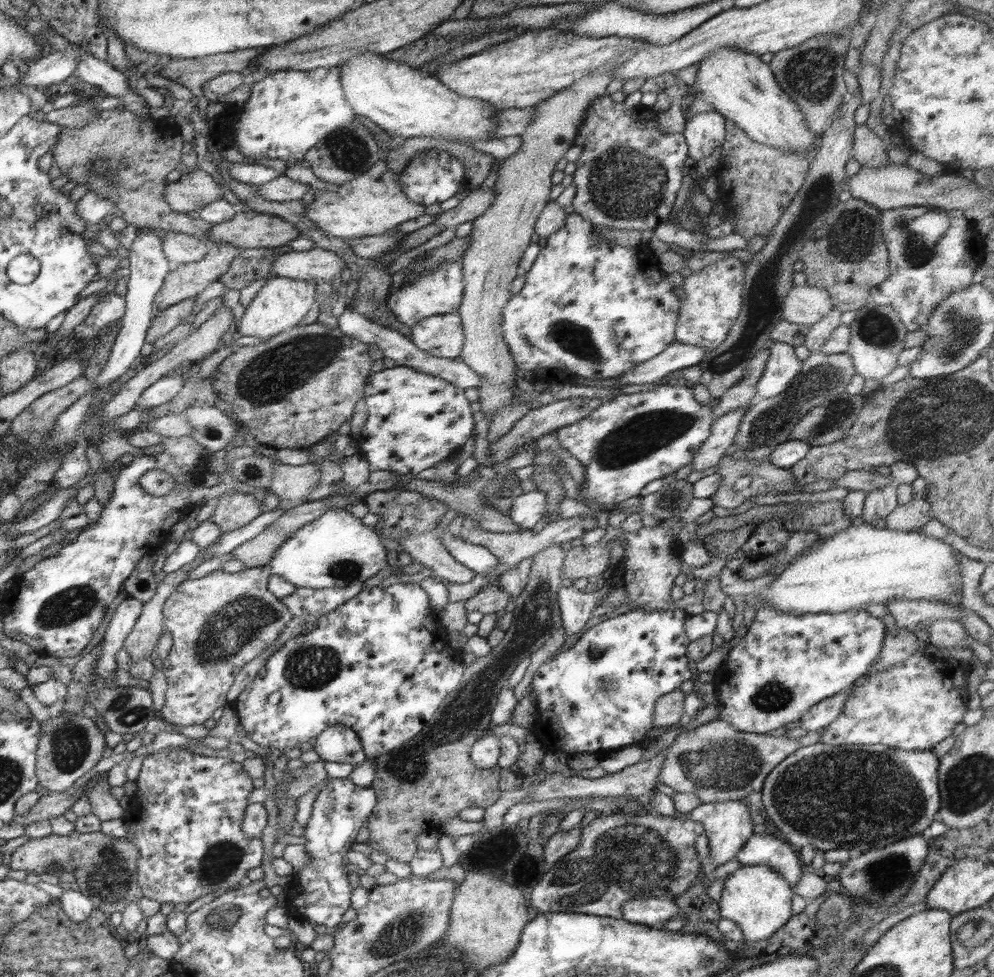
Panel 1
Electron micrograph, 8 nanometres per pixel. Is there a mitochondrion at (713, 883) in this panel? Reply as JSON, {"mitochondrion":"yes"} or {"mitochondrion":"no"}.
{"mitochondrion":"no"}

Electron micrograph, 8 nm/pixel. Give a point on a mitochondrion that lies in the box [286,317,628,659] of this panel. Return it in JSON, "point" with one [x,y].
{"point":[347,570]}

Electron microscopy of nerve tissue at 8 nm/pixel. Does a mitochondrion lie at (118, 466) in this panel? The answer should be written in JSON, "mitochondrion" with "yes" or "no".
{"mitochondrion":"no"}

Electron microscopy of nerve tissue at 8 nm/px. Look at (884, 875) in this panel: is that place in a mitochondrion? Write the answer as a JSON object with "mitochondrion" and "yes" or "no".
{"mitochondrion":"yes"}

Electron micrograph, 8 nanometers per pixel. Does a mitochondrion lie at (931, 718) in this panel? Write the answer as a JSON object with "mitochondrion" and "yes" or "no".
{"mitochondrion":"no"}

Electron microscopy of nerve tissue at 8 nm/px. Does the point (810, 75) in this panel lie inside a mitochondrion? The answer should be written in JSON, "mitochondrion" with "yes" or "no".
{"mitochondrion":"yes"}

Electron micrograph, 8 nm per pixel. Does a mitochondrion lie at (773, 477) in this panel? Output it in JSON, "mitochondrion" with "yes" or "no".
{"mitochondrion":"no"}

